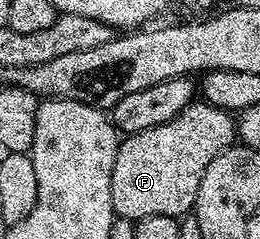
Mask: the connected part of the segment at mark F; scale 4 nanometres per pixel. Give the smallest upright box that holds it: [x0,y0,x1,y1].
[111,100,237,220]

